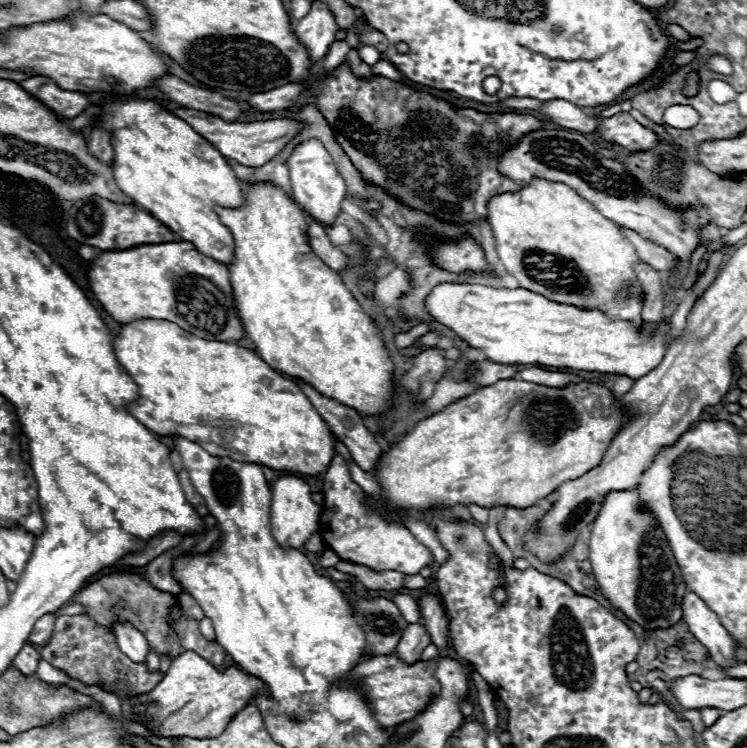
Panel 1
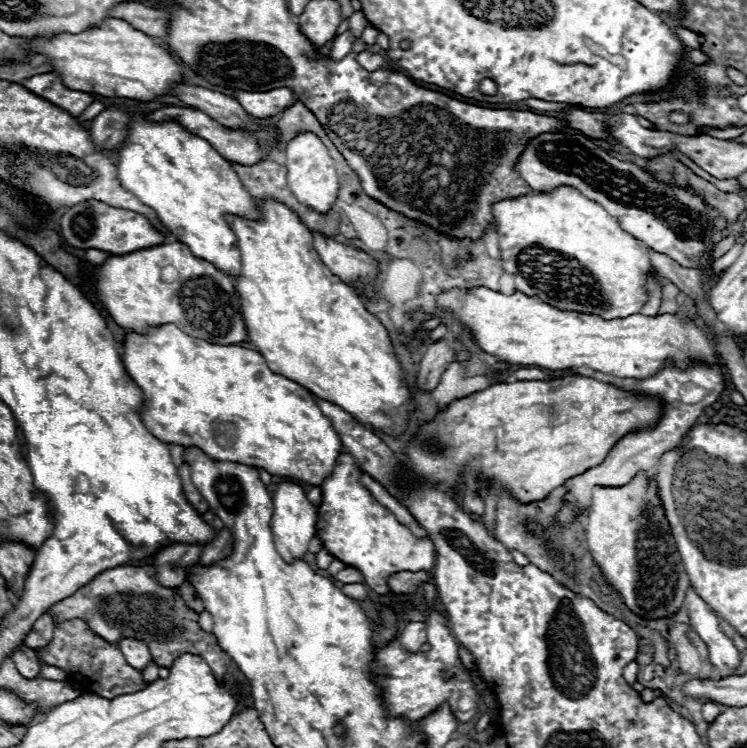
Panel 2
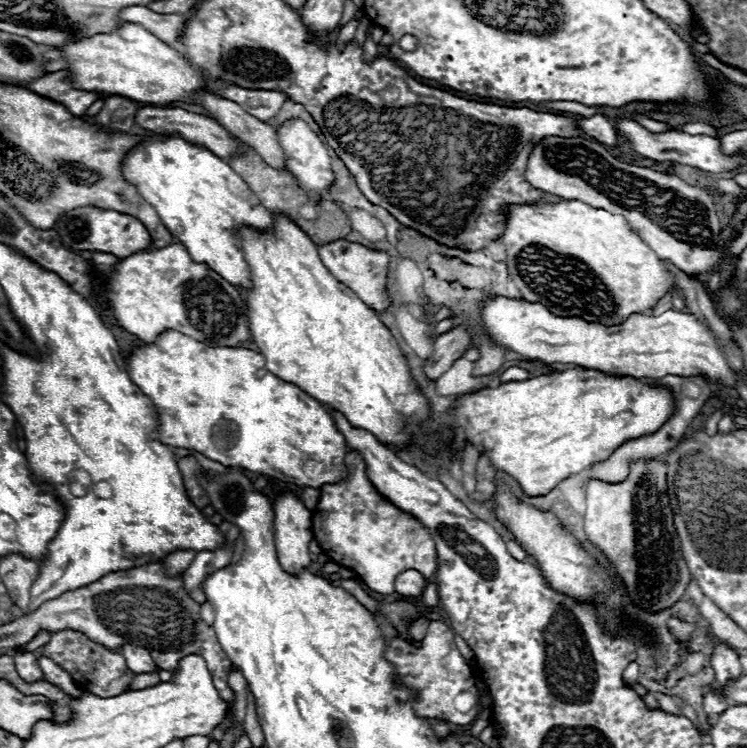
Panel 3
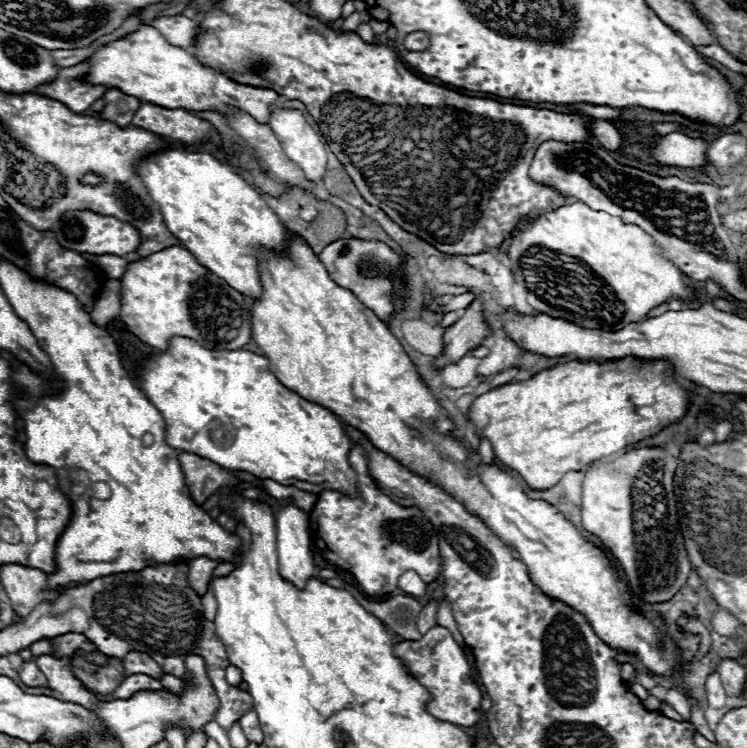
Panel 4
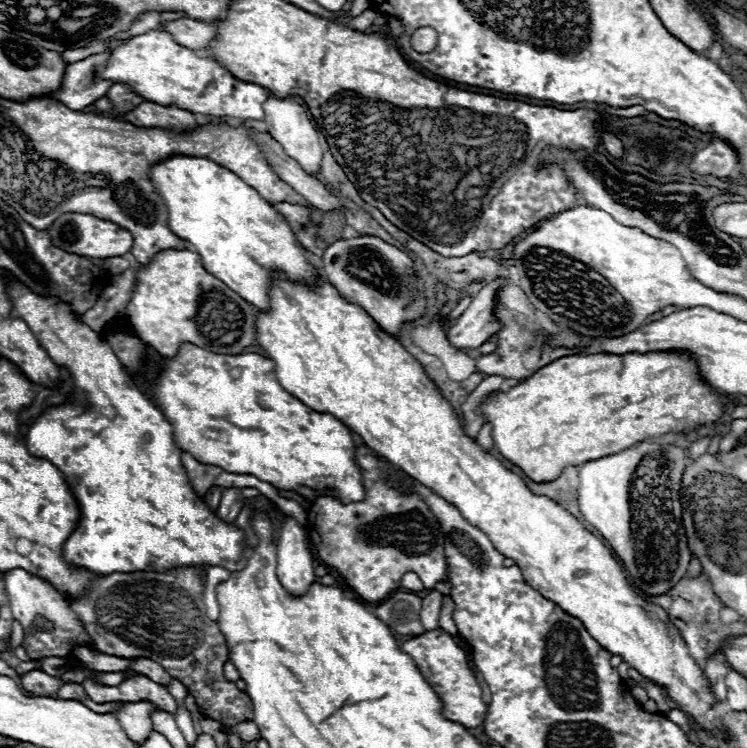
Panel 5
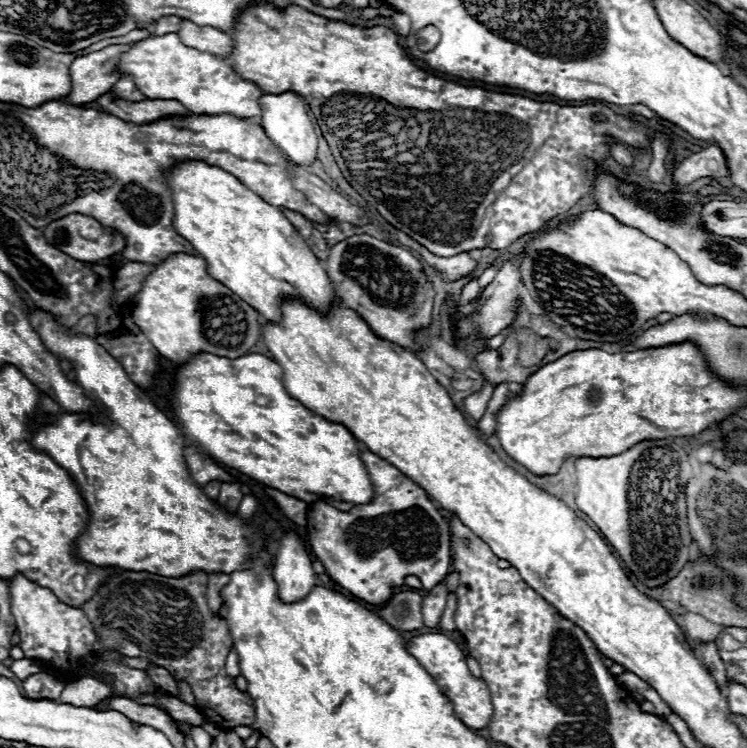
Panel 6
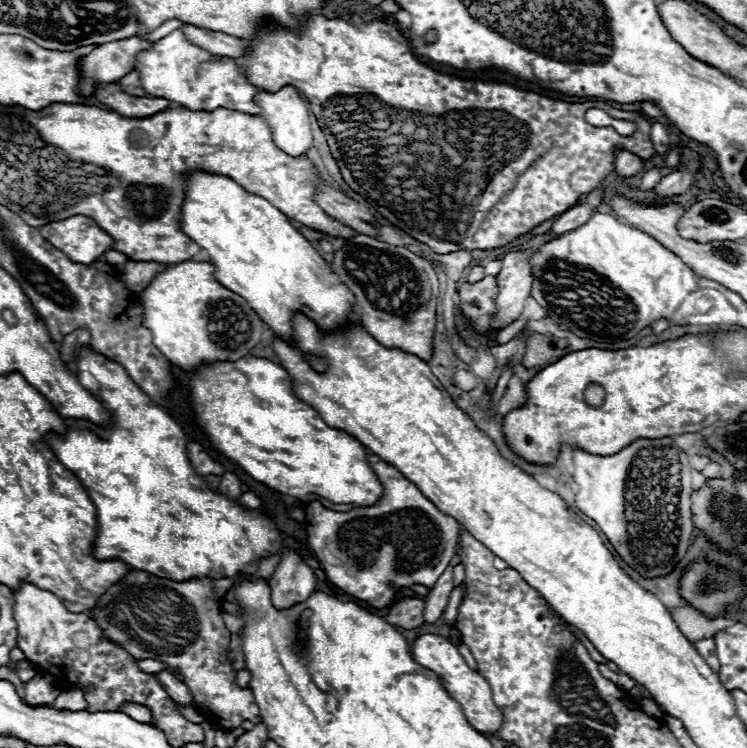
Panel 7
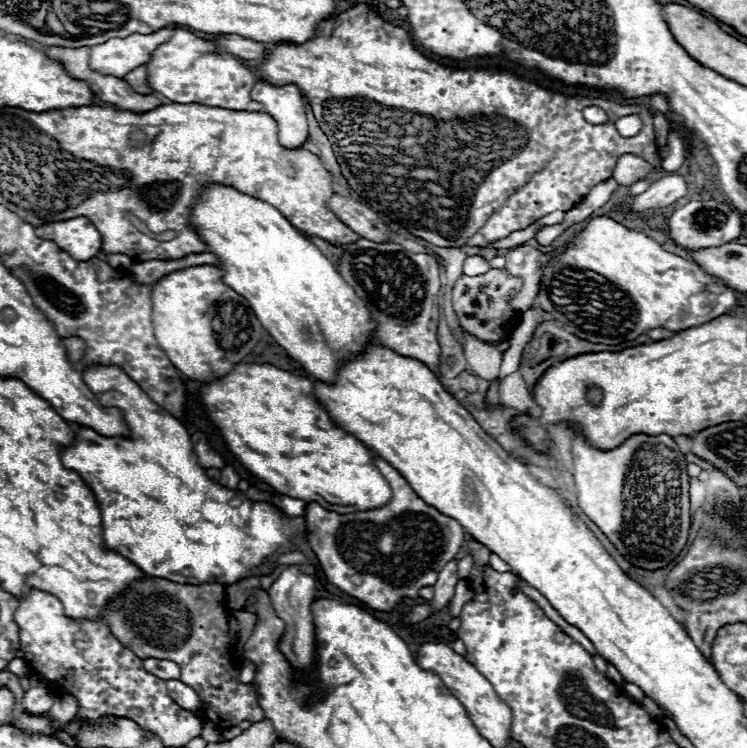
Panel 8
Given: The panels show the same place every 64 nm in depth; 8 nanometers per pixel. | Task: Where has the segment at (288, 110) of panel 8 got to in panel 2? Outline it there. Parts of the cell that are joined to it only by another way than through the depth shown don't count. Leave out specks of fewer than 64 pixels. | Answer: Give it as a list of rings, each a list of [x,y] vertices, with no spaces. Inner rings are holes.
[[[300,132],[290,142],[286,142],[284,154],[286,154],[288,182],[290,182],[296,198],[300,198],[300,202],[304,202],[304,206],[314,208],[316,212],[328,212],[330,206],[336,202],[340,184],[338,184],[334,160],[328,156],[328,150],[322,144],[322,140],[312,132]]]

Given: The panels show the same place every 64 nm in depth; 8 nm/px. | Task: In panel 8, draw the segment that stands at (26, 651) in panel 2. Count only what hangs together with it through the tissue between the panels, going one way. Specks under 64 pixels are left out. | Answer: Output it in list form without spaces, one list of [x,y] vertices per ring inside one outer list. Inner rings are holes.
[[[38,678],[30,680],[30,690],[24,694],[22,700],[22,710],[28,712],[30,716],[44,716],[54,704],[54,694],[46,688],[46,684]]]

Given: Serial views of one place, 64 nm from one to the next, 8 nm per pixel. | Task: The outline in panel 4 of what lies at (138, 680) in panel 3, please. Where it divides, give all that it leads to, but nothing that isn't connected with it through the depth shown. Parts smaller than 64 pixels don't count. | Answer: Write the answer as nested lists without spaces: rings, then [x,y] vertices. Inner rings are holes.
[[[132,674],[128,676],[114,692],[110,694],[98,694],[92,690],[92,694],[98,698],[98,700],[118,700],[118,698],[132,698],[136,692],[156,692],[156,690],[162,690],[162,682],[160,680],[154,680],[154,678],[148,678],[146,674]]]

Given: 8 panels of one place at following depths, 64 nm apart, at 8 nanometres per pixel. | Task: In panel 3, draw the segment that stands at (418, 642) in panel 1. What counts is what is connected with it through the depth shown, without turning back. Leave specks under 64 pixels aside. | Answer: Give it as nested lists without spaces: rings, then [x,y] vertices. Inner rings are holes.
[[[426,616],[418,618],[418,620],[412,624],[410,634],[412,634],[416,640],[422,640],[422,638],[424,638],[424,634],[426,634],[426,630],[428,630],[428,624],[430,624],[430,620],[428,620]]]

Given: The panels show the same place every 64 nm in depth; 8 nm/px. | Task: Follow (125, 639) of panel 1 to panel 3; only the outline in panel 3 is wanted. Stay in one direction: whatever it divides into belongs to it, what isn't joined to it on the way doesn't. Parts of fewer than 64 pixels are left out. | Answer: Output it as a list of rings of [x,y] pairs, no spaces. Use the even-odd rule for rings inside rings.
[[[128,644],[120,650],[120,654],[124,656],[128,670],[132,670],[134,674],[146,674],[146,672],[156,672],[158,670],[156,662],[150,658],[150,652],[140,648],[140,646]]]

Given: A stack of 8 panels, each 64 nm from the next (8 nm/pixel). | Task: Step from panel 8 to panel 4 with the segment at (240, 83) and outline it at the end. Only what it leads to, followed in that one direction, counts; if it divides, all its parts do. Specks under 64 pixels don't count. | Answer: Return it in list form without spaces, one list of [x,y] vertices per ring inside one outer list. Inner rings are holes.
[[[144,26],[138,32],[104,46],[90,60],[92,60],[92,68],[86,74],[86,80],[90,84],[106,84],[108,88],[120,88],[120,90],[124,90],[124,94],[132,94],[144,102],[152,102],[152,104],[164,106],[164,108],[184,108],[184,110],[194,110],[194,112],[204,110],[204,112],[218,112],[218,114],[230,114],[232,110],[240,110],[240,112],[252,116],[256,122],[264,124],[270,118],[268,104],[278,100],[278,94],[274,90],[234,82],[232,78],[224,76],[222,72],[198,62],[196,56],[192,56],[190,52],[186,52],[180,46],[170,44],[156,28],[150,28],[150,26]]]

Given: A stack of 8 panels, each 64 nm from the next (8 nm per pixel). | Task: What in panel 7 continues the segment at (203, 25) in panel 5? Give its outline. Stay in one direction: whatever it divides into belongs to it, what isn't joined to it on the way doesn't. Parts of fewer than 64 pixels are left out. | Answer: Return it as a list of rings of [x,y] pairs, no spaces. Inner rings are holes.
[[[192,24],[184,26],[184,34],[196,42],[198,46],[204,46],[210,54],[216,56],[232,56],[232,58],[240,58],[248,52],[250,44],[242,38],[230,36],[230,34],[222,34],[222,32],[210,32],[210,30],[200,30]]]

